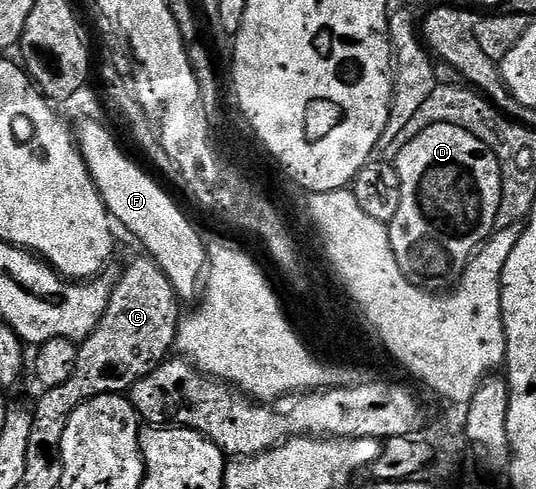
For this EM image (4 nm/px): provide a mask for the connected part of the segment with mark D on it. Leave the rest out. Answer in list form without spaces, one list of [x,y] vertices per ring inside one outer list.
[[[443,123],[442,125],[430,125],[422,133],[418,133],[418,137],[414,137],[414,141],[410,141],[400,150],[400,156],[394,162],[398,169],[398,177],[402,181],[402,201],[398,201],[398,213],[394,217],[394,221],[387,224],[387,229],[390,245],[394,249],[394,257],[398,261],[398,269],[402,269],[402,273],[408,278],[408,282],[416,287],[421,287],[423,291],[431,291],[433,293],[447,292],[449,289],[455,288],[456,284],[460,282],[460,278],[464,275],[464,270],[467,269],[473,257],[476,256],[476,252],[492,236],[493,231],[497,230],[498,205],[504,196],[498,157],[494,157],[491,149],[486,145],[482,145],[482,141],[478,141],[478,137],[474,137],[474,133],[466,133],[466,129],[462,129],[458,125],[446,125]]]

